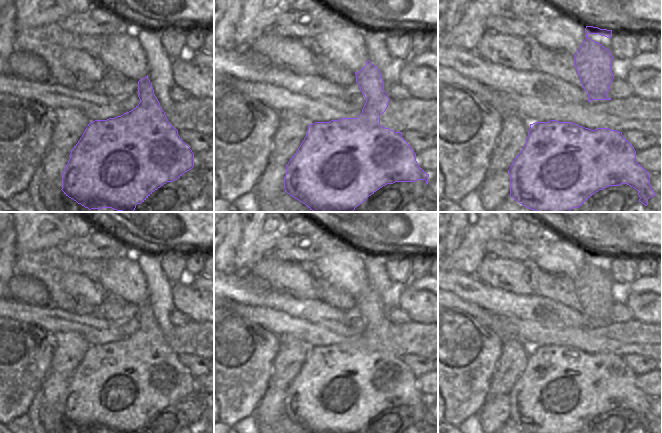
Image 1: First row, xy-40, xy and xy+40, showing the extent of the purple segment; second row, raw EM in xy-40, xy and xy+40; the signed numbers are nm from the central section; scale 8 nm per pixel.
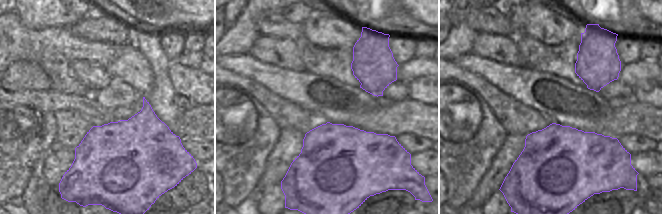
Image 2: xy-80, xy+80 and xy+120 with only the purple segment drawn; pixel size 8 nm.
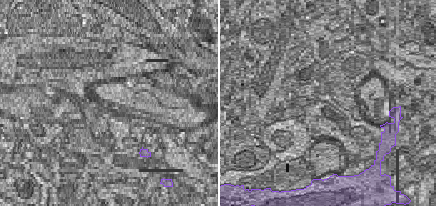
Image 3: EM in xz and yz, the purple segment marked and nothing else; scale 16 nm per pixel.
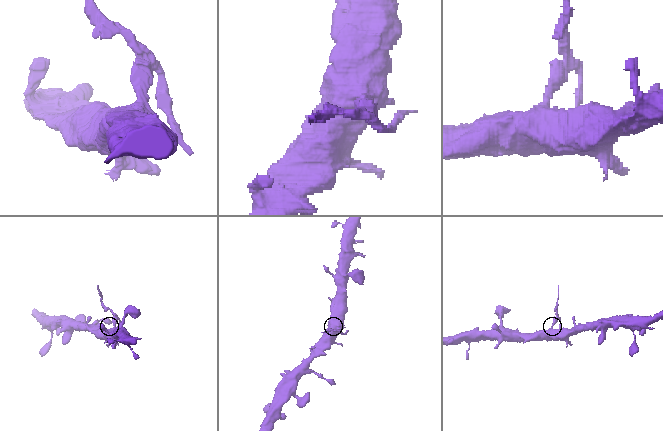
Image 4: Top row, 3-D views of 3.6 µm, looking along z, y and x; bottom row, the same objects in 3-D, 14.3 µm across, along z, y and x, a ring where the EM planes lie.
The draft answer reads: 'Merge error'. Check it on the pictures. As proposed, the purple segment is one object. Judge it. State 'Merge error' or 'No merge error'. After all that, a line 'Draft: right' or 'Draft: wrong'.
Merge error.
Draft: right

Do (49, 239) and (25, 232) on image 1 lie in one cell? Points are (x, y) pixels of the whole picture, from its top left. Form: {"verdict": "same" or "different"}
{"verdict": "same"}

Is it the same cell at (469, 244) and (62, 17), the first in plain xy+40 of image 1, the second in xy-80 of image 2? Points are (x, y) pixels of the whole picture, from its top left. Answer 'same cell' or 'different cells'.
same cell

